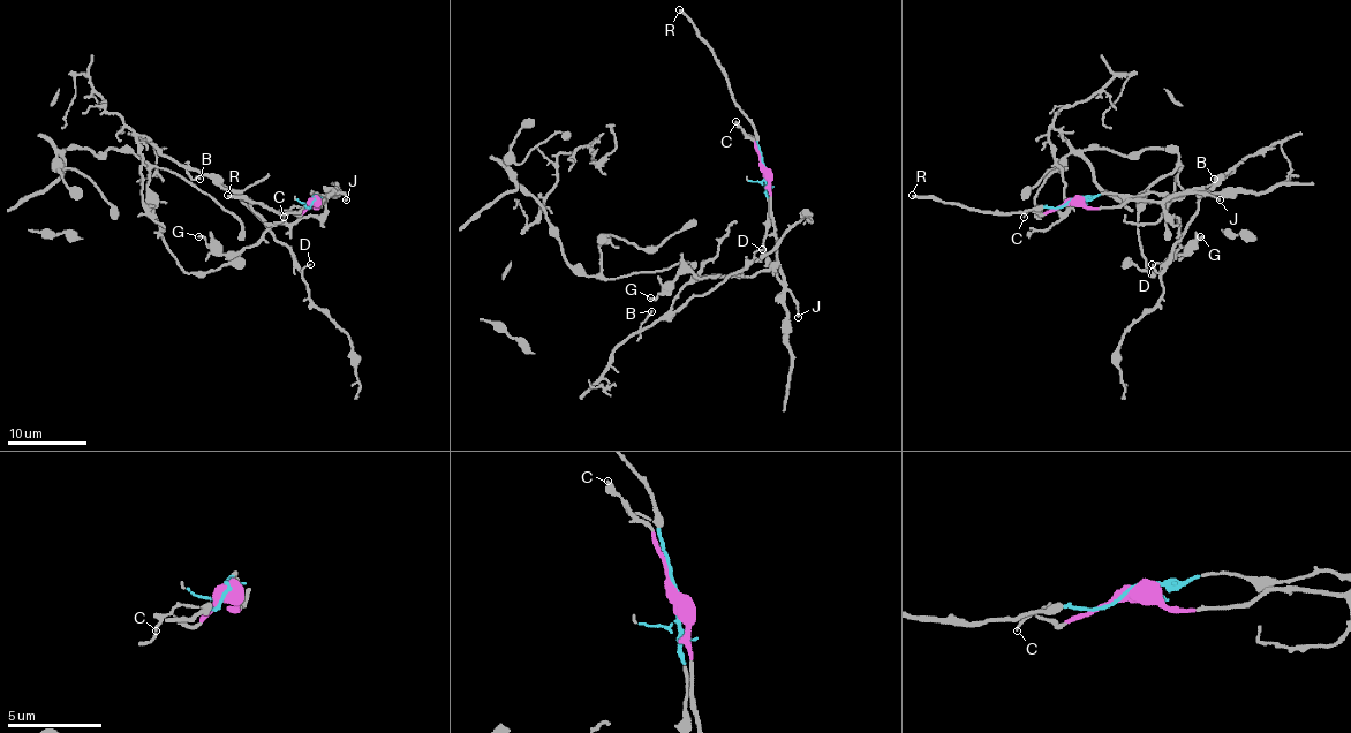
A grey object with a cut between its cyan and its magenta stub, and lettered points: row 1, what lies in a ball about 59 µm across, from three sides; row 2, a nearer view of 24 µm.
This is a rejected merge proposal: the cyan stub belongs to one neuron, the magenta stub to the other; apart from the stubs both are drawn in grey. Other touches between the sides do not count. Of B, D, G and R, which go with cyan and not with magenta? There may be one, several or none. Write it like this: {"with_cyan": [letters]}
{"with_cyan": ["R"]}

